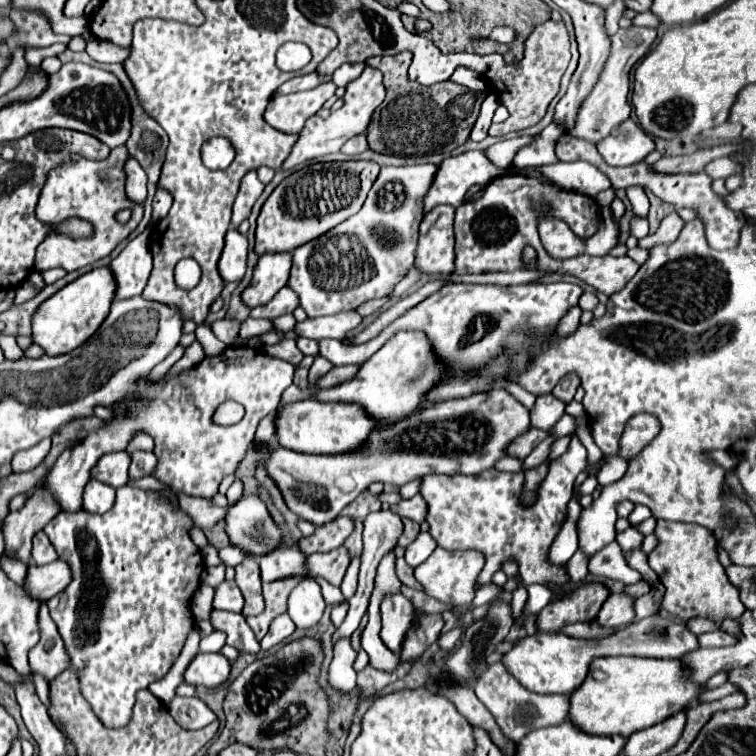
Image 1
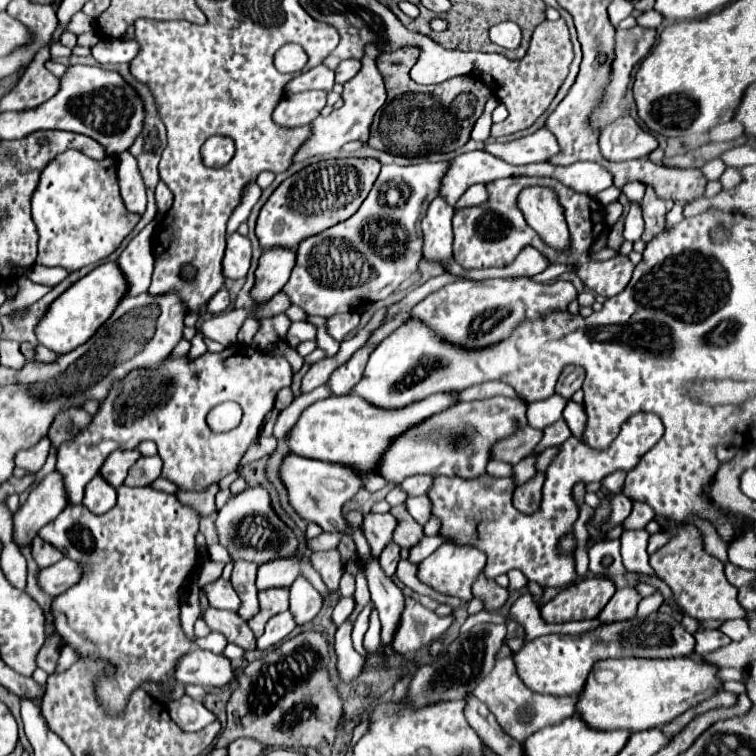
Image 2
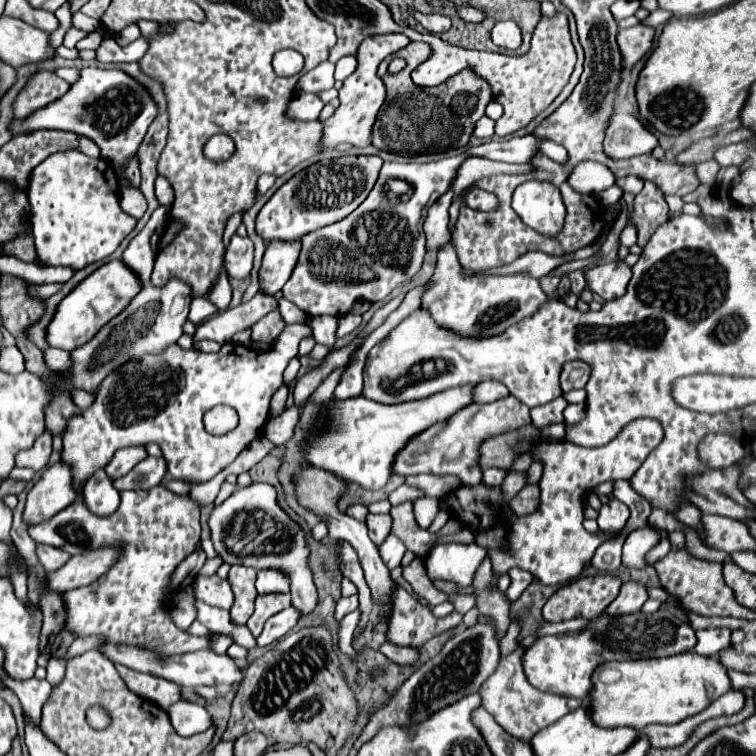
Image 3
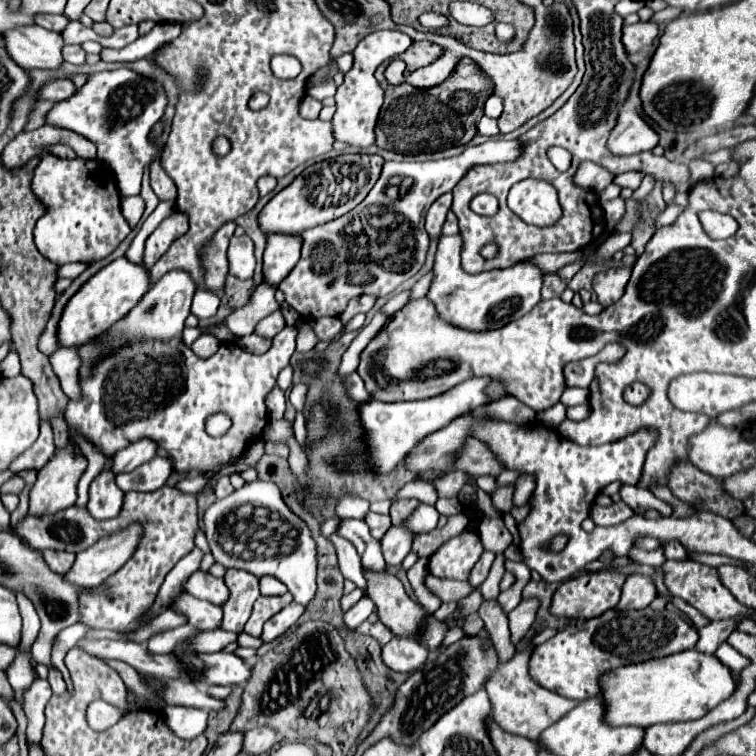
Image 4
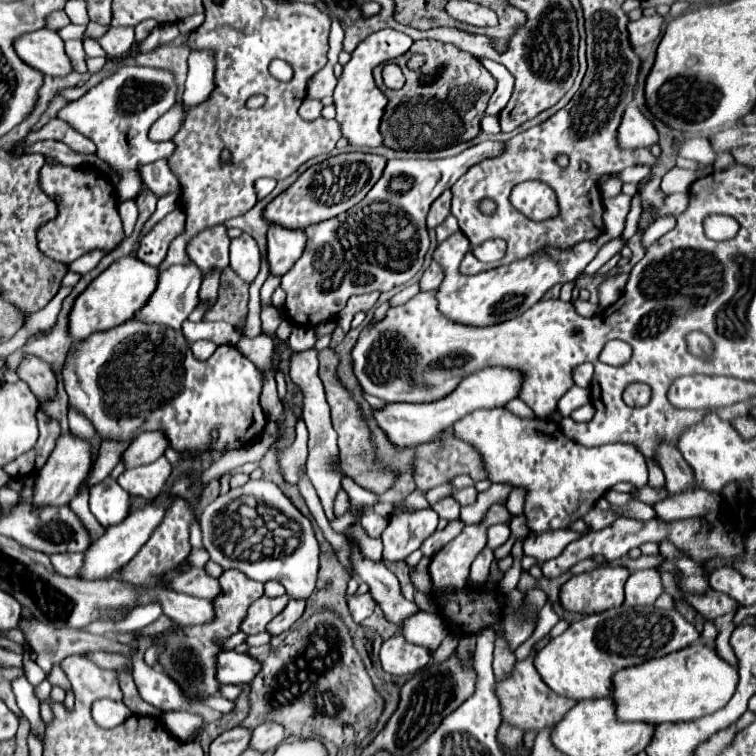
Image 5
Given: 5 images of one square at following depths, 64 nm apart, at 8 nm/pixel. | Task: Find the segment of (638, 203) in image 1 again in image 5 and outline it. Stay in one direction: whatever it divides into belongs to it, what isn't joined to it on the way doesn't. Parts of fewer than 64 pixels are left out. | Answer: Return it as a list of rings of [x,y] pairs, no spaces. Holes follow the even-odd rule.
[[[632,166],[632,168],[626,168],[624,172],[620,172],[620,180],[622,182],[630,182],[630,184],[638,184],[644,176],[650,174],[650,168],[648,166]]]

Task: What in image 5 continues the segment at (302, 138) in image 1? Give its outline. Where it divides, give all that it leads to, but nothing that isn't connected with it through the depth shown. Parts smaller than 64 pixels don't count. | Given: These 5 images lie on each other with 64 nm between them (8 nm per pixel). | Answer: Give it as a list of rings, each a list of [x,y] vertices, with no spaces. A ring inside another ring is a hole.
[[[378,30],[370,34],[366,40],[358,44],[358,48],[352,52],[352,60],[344,66],[344,72],[338,80],[338,86],[334,90],[334,106],[336,106],[336,120],[340,124],[342,136],[352,144],[352,146],[380,146],[382,136],[378,132],[380,126],[380,116],[384,112],[386,96],[378,90],[372,78],[372,70],[388,60],[394,60],[396,56],[404,54],[414,40],[410,40],[404,32],[398,30]]]

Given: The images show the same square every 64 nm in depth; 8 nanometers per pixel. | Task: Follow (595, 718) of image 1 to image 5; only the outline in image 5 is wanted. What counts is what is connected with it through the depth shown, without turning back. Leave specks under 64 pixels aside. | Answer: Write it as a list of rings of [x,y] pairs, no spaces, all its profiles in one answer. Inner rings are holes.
[[[704,644],[688,646],[680,652],[668,654],[664,658],[656,658],[638,666],[624,668],[612,678],[612,700],[616,706],[616,716],[622,722],[646,722],[646,724],[662,724],[662,722],[688,722],[698,720],[700,716],[712,714],[722,708],[734,694],[738,684],[738,668],[724,662],[714,648],[706,648]]]

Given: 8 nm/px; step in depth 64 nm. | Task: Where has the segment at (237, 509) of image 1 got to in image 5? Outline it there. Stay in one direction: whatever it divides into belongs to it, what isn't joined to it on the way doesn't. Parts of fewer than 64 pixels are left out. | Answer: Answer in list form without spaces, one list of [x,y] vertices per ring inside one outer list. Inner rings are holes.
[[[264,478],[250,480],[244,486],[232,488],[228,494],[218,496],[204,508],[200,528],[210,560],[220,564],[224,570],[236,568],[258,582],[278,580],[296,600],[308,600],[308,596],[314,592],[320,550],[312,524],[292,506],[292,502],[274,482]],[[242,496],[256,498],[258,516],[254,520],[244,520],[238,510],[232,510],[232,502],[240,500]]]

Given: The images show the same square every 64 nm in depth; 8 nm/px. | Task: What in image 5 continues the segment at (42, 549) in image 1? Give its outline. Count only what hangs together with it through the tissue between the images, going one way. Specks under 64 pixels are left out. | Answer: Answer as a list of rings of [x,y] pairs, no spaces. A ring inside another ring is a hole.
[[[52,554],[50,556],[54,570],[62,576],[76,576],[76,572],[80,570],[80,560],[84,560],[82,554]]]

